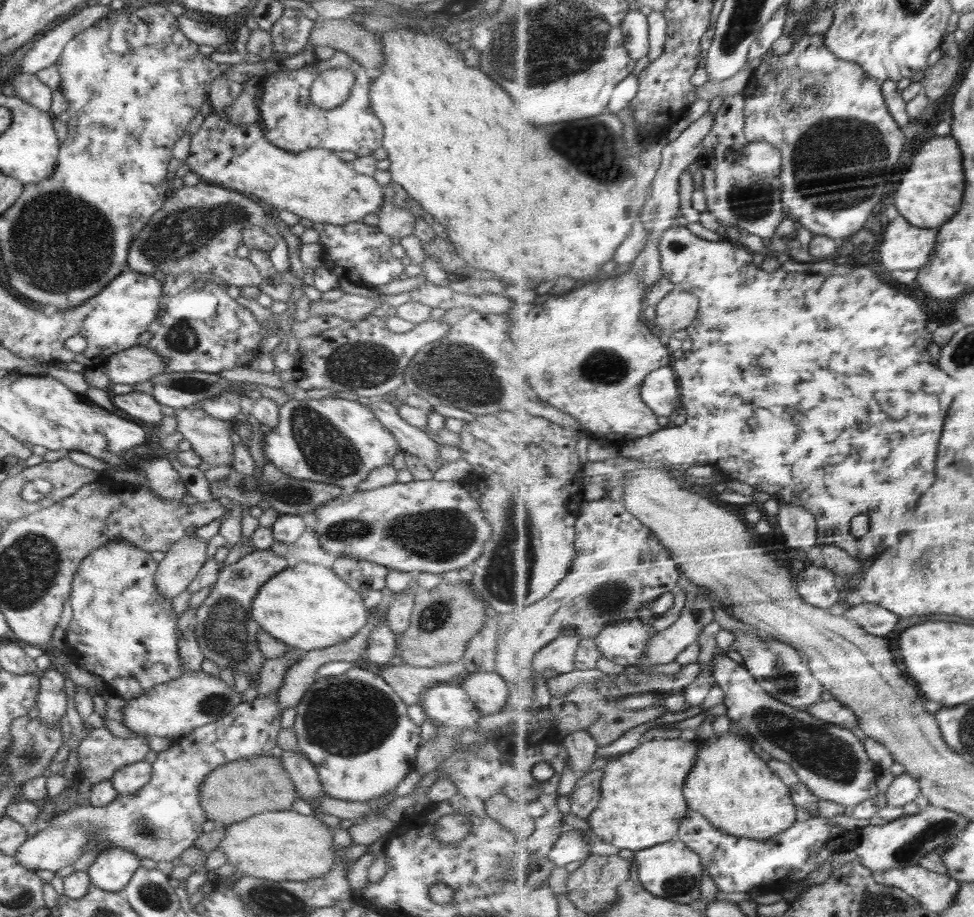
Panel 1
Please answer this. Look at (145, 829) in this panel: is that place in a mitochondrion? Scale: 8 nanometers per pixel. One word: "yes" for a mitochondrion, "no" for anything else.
yes

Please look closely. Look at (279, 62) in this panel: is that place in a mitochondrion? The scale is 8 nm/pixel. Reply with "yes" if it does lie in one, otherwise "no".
no

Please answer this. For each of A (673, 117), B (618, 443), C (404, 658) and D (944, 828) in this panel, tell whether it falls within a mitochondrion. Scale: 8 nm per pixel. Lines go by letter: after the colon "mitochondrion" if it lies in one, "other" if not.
A: other
B: other
C: other
D: mitochondrion

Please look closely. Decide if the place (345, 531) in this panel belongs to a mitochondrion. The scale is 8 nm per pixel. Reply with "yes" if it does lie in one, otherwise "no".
yes

